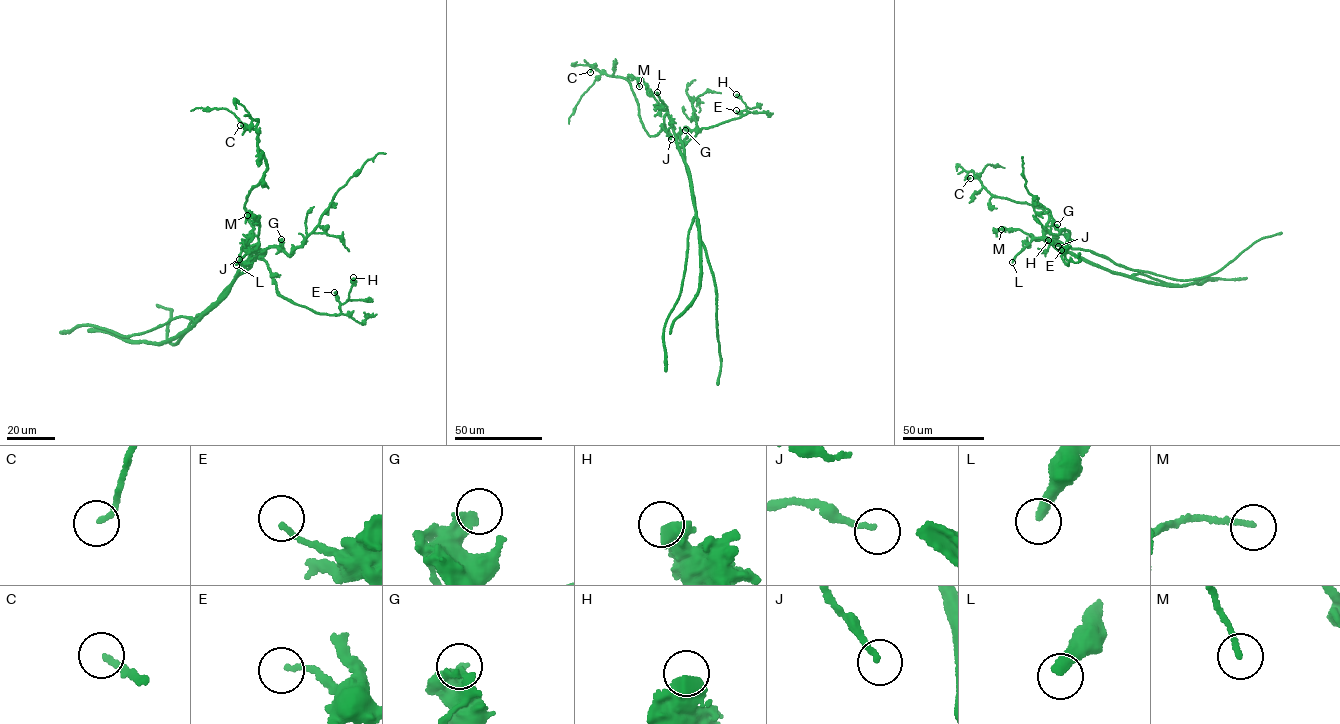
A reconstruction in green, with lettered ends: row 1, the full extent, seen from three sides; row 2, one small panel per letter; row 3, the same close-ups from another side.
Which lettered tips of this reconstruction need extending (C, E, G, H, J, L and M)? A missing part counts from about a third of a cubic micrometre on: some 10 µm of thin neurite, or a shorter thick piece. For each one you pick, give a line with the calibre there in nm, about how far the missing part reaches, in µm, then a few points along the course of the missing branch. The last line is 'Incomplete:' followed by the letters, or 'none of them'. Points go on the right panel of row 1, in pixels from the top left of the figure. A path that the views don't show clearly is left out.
J: 180 nm thick; about 10 µm are missing; missing branch runs (1058, 246), (1073, 244)
L: 360 nm thick; about 40 µm are missing
Incomplete: J, L

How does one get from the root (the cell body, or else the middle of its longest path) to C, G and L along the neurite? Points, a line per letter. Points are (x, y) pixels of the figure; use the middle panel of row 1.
C: (680, 139), (666, 114), (661, 130), (649, 135), (629, 81), (606, 75), (593, 65), (590, 72)
G: (680, 139), (681, 146), (677, 148), (683, 146), (685, 138), (691, 130), (685, 130)
L: (680, 139), (675, 136), (666, 105), (657, 92)

